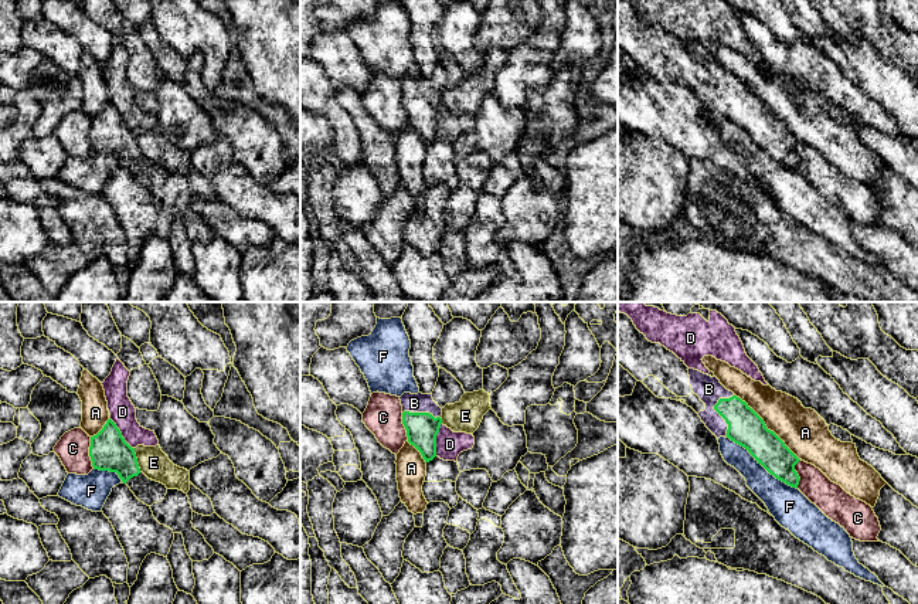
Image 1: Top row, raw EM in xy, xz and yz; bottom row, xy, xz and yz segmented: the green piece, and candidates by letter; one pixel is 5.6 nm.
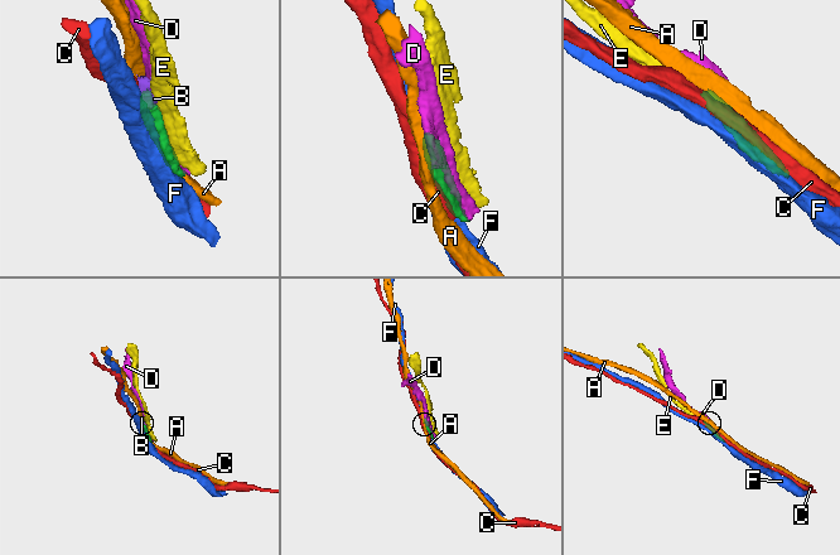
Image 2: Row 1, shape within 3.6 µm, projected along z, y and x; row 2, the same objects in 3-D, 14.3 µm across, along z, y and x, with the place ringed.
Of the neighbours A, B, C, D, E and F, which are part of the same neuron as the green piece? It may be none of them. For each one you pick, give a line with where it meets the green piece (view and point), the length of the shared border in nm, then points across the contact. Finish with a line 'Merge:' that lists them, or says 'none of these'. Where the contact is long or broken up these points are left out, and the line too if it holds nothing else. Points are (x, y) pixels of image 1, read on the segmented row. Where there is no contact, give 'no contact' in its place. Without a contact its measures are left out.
B: yz (716, 410) | 260 nm | across yz (745, 427), (716, 410), (714, 394), (709, 389)
Merge: B

